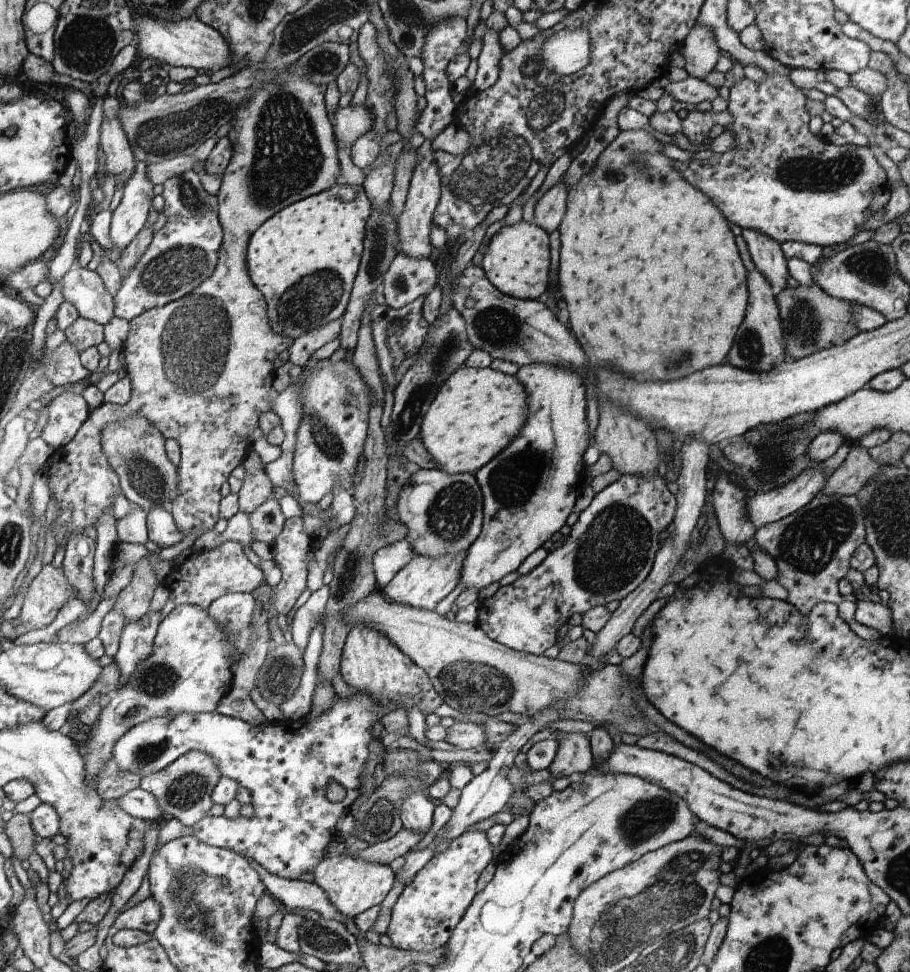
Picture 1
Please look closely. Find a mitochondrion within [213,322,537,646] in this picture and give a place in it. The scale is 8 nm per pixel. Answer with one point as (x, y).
(450, 346)

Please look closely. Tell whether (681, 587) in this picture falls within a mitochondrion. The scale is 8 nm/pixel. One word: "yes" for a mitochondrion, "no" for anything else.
no

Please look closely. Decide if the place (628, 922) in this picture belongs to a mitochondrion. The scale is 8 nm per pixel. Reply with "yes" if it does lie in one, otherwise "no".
yes

